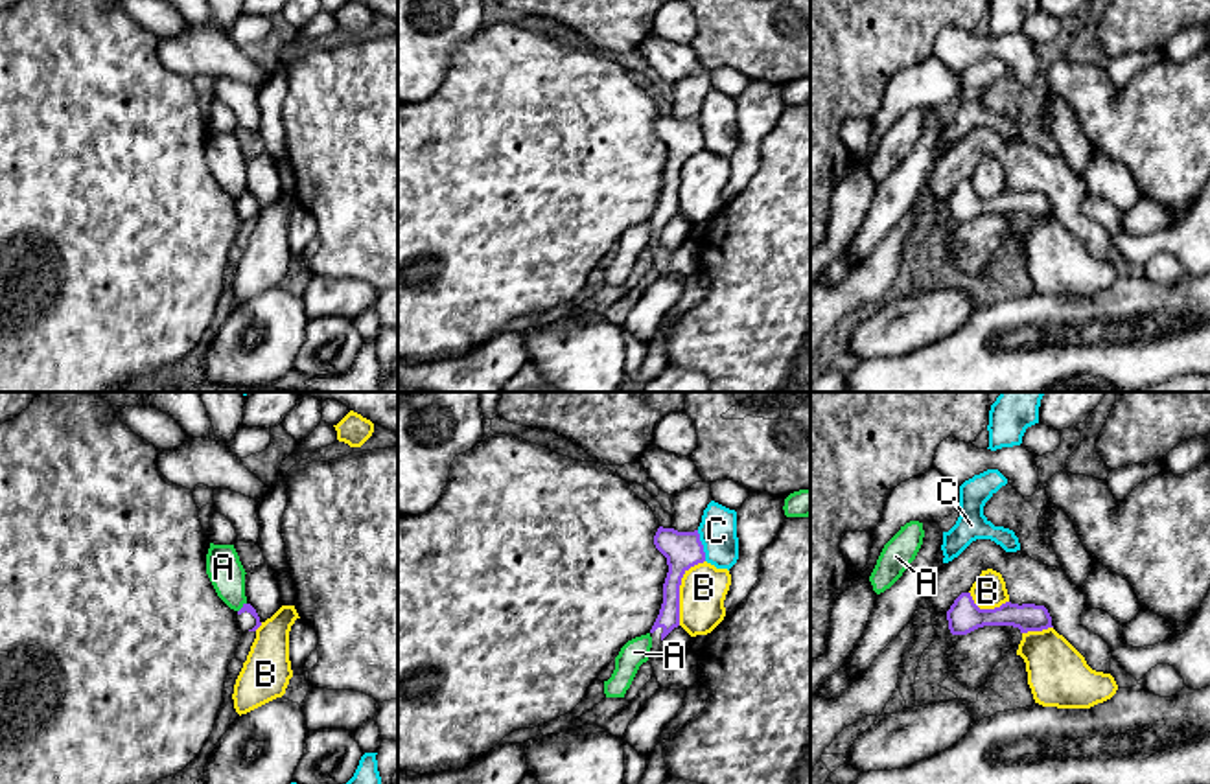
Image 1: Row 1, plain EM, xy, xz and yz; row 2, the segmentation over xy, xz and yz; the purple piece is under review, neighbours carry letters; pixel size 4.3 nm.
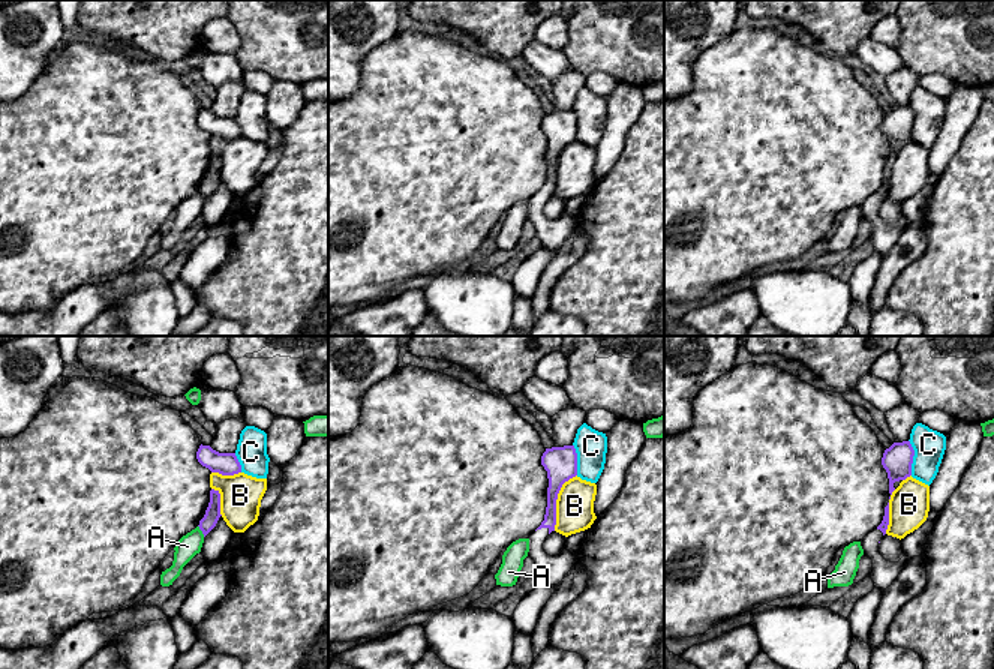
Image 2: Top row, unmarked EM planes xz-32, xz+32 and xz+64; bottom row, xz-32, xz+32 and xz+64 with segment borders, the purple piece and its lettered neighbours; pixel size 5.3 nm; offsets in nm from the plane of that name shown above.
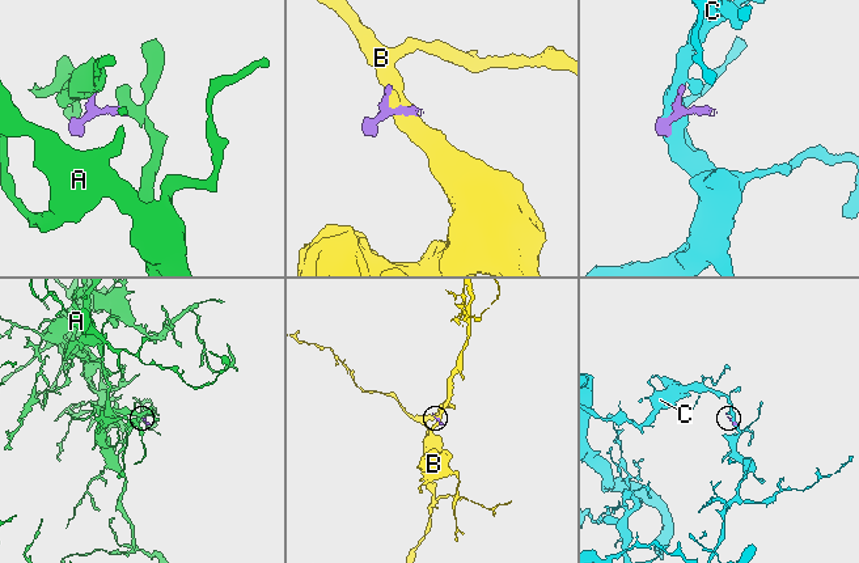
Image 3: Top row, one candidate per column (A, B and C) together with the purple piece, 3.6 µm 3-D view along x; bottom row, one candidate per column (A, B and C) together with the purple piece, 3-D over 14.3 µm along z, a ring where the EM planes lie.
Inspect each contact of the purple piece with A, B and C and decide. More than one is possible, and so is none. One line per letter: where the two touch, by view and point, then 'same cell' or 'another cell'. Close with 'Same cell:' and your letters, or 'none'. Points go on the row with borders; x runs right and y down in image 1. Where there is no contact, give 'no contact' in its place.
A: xy (242, 608) | another cell
B: xz (678, 589) | another cell
C: xz (702, 545) | another cell
Same cell: none

